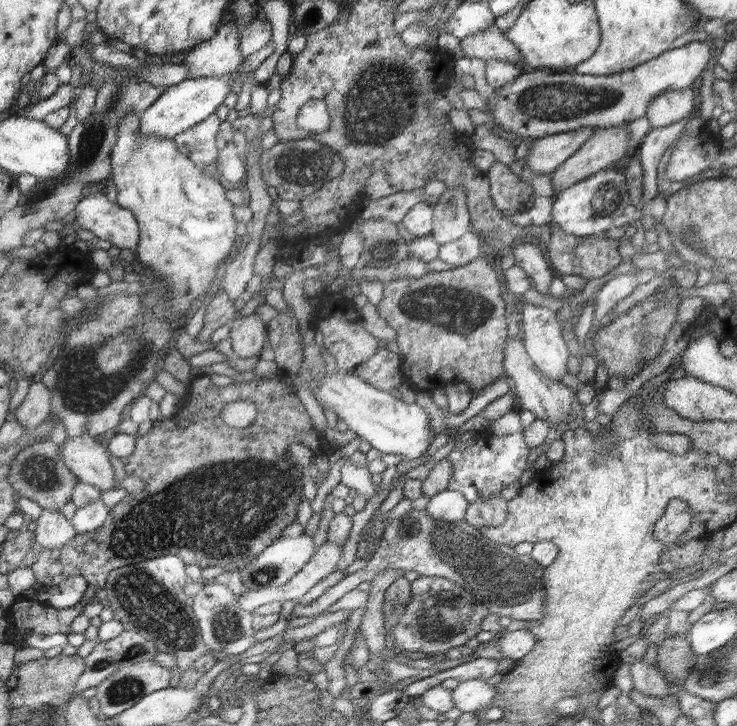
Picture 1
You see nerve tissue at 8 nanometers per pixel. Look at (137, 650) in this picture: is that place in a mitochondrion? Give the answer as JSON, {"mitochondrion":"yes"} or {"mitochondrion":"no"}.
{"mitochondrion":"yes"}

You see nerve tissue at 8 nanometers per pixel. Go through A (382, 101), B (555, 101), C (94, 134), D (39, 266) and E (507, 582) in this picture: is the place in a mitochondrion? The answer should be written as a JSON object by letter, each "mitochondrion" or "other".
{"A":"mitochondrion","B":"mitochondrion","C":"mitochondrion","D":"other","E":"mitochondrion"}

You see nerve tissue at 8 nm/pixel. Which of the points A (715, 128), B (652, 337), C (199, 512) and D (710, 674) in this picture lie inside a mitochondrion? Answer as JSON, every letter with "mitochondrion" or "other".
{"A":"other","B":"mitochondrion","C":"mitochondrion","D":"mitochondrion"}

